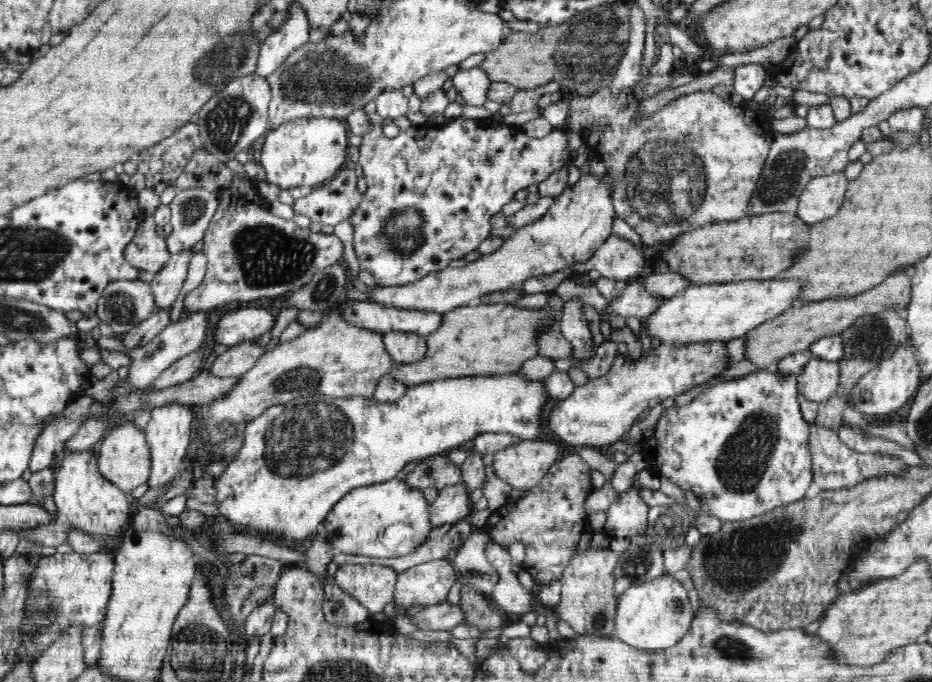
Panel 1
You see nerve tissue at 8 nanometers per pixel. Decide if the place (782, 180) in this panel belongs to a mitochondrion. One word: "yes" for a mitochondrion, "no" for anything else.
yes

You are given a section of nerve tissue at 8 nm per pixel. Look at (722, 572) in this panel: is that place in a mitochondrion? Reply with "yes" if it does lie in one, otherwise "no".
yes

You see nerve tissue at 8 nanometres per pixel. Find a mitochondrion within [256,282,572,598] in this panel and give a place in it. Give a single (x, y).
(305, 440)

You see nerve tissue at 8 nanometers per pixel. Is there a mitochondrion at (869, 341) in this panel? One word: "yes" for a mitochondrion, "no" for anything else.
yes

